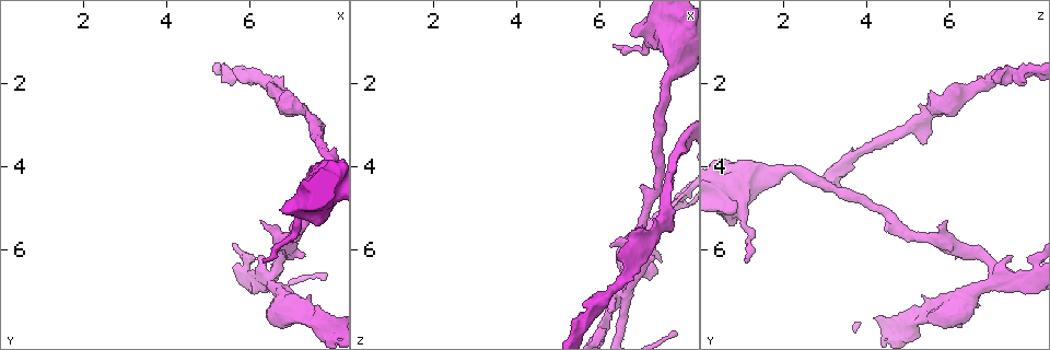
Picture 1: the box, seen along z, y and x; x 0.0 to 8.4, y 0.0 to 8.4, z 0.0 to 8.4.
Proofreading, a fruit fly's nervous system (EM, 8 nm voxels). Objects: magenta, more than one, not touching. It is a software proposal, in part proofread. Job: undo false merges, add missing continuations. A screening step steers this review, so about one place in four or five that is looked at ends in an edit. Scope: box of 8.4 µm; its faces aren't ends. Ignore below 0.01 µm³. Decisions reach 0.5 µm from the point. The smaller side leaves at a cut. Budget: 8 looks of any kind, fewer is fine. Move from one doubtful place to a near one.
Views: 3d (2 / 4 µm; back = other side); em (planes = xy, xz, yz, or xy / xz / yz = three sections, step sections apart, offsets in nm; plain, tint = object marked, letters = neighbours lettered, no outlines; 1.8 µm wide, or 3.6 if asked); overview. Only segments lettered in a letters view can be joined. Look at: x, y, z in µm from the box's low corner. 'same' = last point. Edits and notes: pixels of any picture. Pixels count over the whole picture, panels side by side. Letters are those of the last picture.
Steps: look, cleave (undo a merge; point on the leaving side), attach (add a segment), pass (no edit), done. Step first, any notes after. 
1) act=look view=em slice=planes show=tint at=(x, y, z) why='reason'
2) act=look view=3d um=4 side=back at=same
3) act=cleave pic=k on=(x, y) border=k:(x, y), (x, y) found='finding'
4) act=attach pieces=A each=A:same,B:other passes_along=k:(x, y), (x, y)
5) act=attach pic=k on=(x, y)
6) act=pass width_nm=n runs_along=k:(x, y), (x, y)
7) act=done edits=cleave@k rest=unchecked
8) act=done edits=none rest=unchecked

act=look view=3d um=2 at=(7.75, 3.40, 5.30) why='free end'

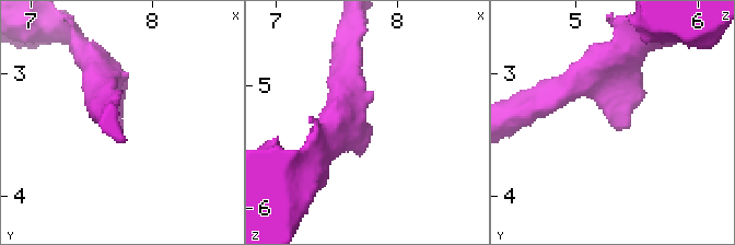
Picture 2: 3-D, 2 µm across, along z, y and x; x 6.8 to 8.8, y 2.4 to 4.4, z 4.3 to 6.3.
act=look view=em slice=planes show=letters at=(7.72, 3.44, 5.28) arm_widths_nm=200,260

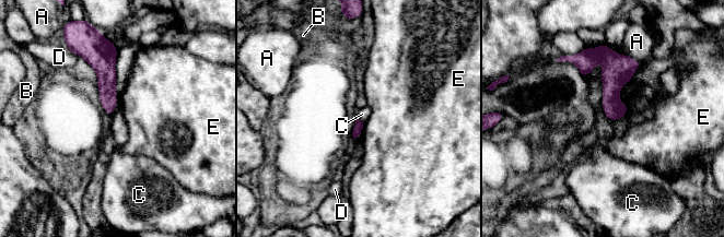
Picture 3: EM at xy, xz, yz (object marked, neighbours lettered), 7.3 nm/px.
act=pass each=A:other,B:other,C:other,D:other,E:other found='none of them fits'

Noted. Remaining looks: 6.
act=look view=em slice=planes show=plain at=(7.45, 7.15, 5.35) why='branch stops here'

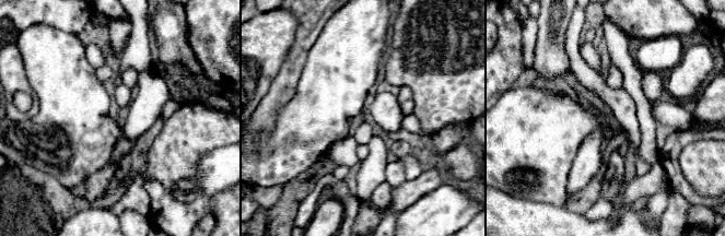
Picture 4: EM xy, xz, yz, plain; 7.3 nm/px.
act=look view=em slice=planes show=tint at=same

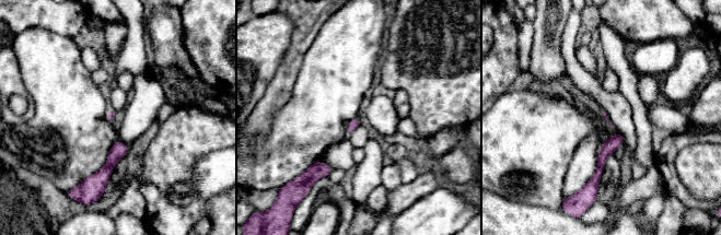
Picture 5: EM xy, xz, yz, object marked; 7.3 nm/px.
act=look view=em slice=planes show=letters at=same

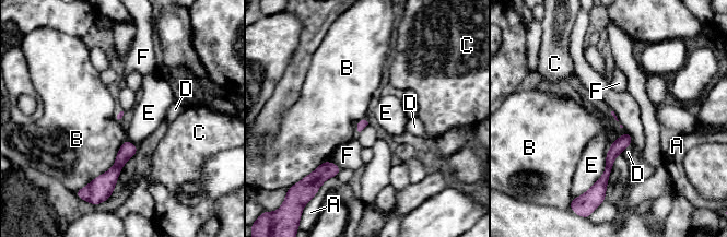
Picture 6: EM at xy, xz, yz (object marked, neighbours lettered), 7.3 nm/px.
act=pass longest_contact=B:460nm each=A:other,B:other,C:other,D:other,E:other,F:other found='none of them fits'

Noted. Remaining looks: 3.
act=look view=3d um=2 side=back at=(6.45, 6.70, 7.10) why='four arms meet'

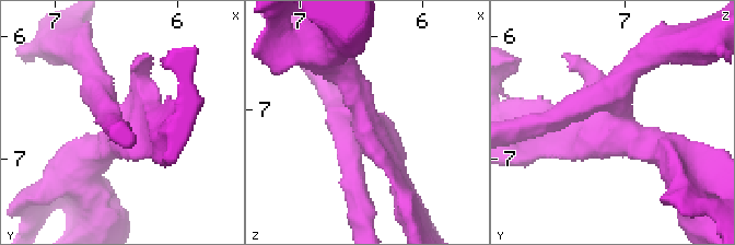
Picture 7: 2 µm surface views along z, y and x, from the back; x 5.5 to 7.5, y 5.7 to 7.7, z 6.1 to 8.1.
act=look view=em slice=planes show=plain at=(6.46, 6.64, 7.12)

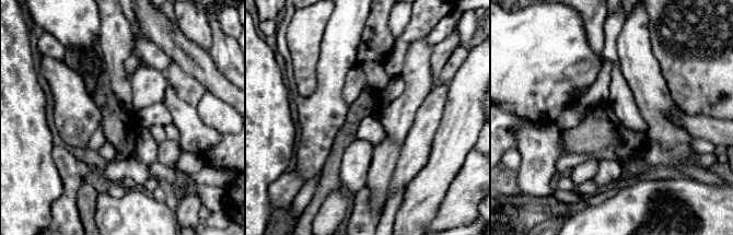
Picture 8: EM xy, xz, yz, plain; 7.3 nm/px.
act=look view=em slice=planes show=letters at=same

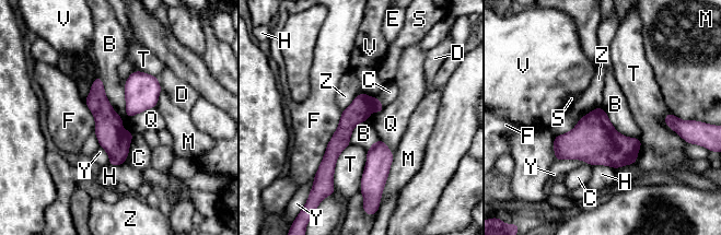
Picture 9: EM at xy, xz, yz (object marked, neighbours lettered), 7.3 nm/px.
act=cleave pic=9 on=(359, 110) each=B:other,C:other,D:other,E:other,F:other,H:other,M:other,Q:other,S:other,T:other,V:other,Y:other,Z:other part_leaving=9:(362, 95), (333, 150), (327, 175) found='a second cell is stuck on'

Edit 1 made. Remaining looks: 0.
act=done edits=cleave@9 rest=unchecked

